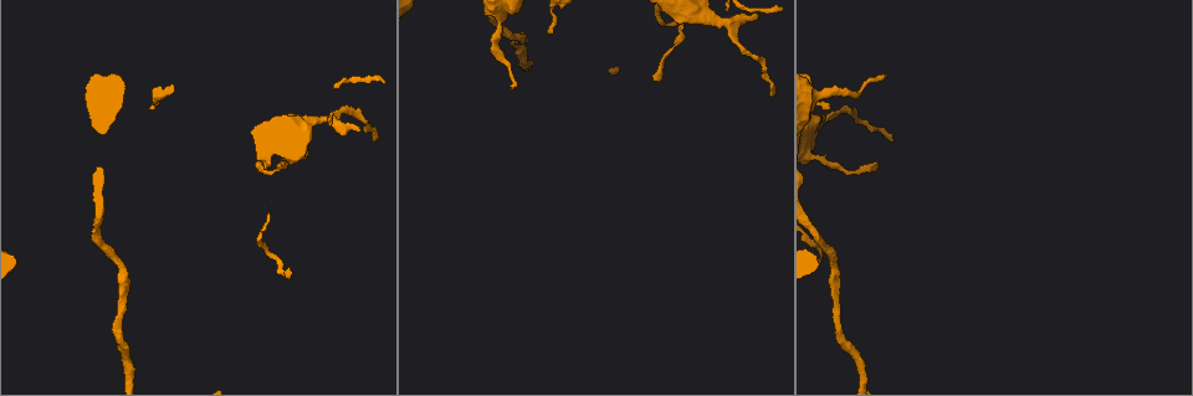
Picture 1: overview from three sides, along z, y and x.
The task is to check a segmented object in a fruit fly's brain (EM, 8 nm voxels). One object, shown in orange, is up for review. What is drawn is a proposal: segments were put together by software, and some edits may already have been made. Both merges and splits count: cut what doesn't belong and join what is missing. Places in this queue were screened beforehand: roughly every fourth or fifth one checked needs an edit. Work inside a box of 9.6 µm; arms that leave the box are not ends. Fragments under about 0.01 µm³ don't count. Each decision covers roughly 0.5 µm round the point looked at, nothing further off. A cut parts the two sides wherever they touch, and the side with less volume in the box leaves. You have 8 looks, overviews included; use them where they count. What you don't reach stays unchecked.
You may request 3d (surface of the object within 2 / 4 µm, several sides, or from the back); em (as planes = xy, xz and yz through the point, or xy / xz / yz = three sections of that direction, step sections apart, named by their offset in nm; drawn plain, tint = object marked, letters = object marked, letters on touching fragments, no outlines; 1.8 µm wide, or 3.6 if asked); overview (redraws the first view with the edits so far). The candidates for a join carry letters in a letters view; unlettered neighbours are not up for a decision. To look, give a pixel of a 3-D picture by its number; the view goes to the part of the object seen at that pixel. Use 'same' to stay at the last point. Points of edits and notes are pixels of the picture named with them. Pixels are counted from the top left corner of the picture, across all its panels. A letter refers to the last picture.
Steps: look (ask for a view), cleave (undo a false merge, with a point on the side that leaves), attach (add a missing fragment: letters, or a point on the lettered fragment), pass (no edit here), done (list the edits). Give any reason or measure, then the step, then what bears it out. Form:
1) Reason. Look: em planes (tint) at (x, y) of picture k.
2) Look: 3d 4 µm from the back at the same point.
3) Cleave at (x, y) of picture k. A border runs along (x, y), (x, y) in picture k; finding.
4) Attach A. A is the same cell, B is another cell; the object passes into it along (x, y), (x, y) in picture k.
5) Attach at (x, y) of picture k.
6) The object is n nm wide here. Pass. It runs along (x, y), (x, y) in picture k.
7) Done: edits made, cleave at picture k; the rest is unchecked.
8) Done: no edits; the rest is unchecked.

Sharp bend. Look: em xz step 8 (letters) at (269, 252) of picture 1.

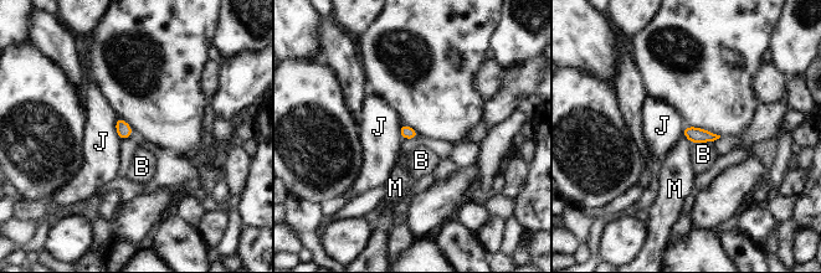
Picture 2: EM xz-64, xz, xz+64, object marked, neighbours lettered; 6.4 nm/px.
Pass. B, J and M are other cells; a border runs along (682, 133), (692, 143) in picture 2; all the same neuron.

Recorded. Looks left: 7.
Thin end. Look: em xz step 8 (tint) at (654, 80) of picture 1.

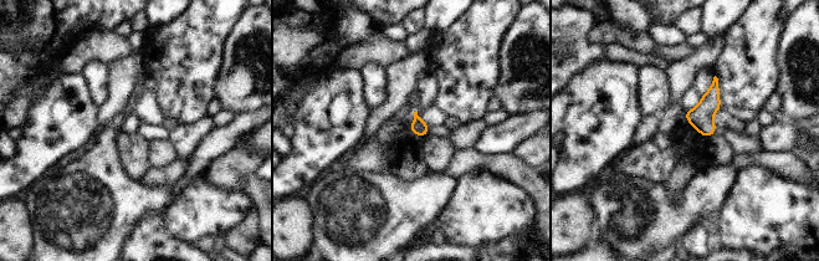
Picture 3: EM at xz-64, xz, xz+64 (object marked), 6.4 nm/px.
Cut it another way. Look: em planes (letters) at the same point.

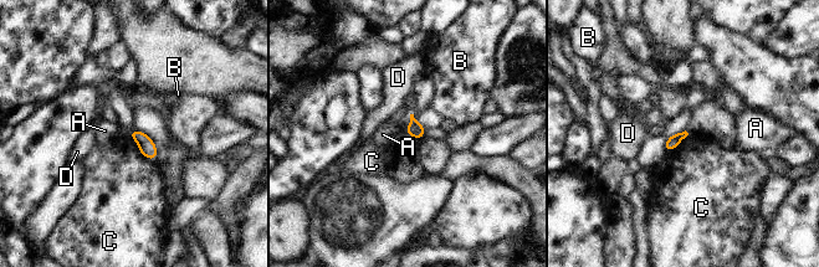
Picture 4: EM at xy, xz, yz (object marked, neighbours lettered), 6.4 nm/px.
The longest contact is with C, 260 nm. Pass. A, B, C and D are other cells; no lettered fragment goes on from it.

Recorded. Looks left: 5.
Thin end. Look: em planes (letters) at (885, 76) of picture 1.

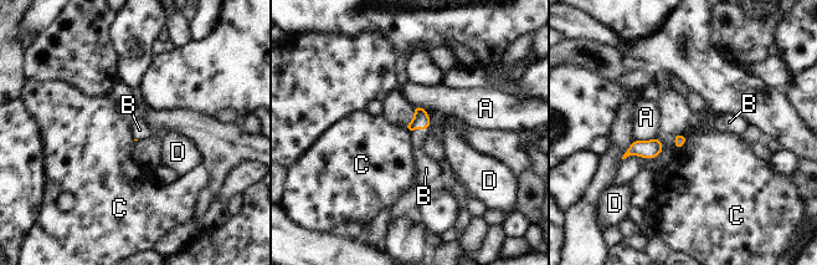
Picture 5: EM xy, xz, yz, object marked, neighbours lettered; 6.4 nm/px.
Attach B. B is the same cell, A, C and D are other cells; the object passes into it along (421, 121), (419, 128), (425, 166) in picture 5; it goes on there.

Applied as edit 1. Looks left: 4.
Done: edits made, attach at picture 5; the rest is unchecked.

